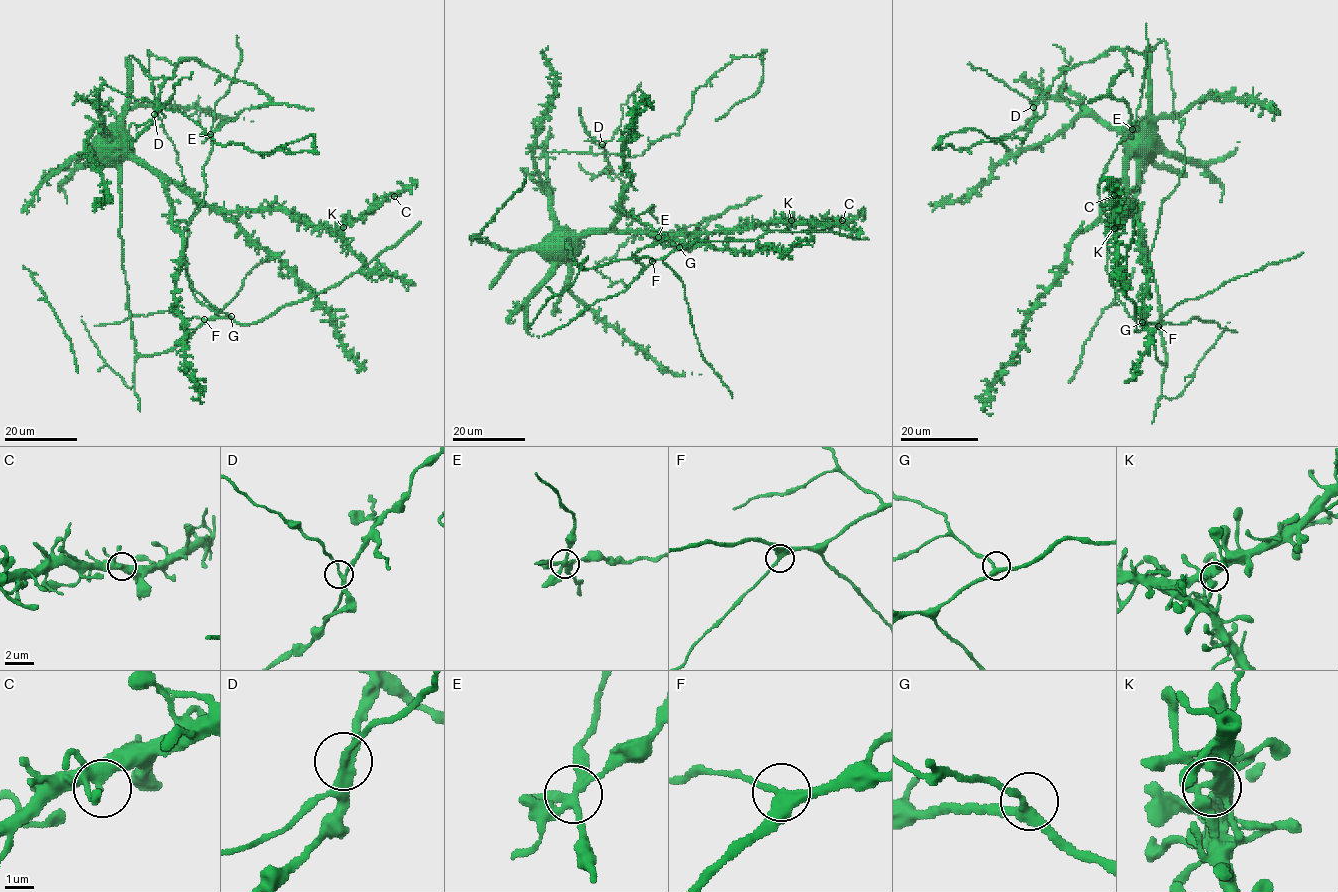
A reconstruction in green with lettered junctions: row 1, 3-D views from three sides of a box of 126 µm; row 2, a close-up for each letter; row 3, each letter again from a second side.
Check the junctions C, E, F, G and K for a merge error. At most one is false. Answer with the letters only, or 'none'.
E

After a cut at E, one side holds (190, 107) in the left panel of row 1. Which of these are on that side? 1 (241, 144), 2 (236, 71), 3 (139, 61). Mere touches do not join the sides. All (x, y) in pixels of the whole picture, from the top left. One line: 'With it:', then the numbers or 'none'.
With it: 2

